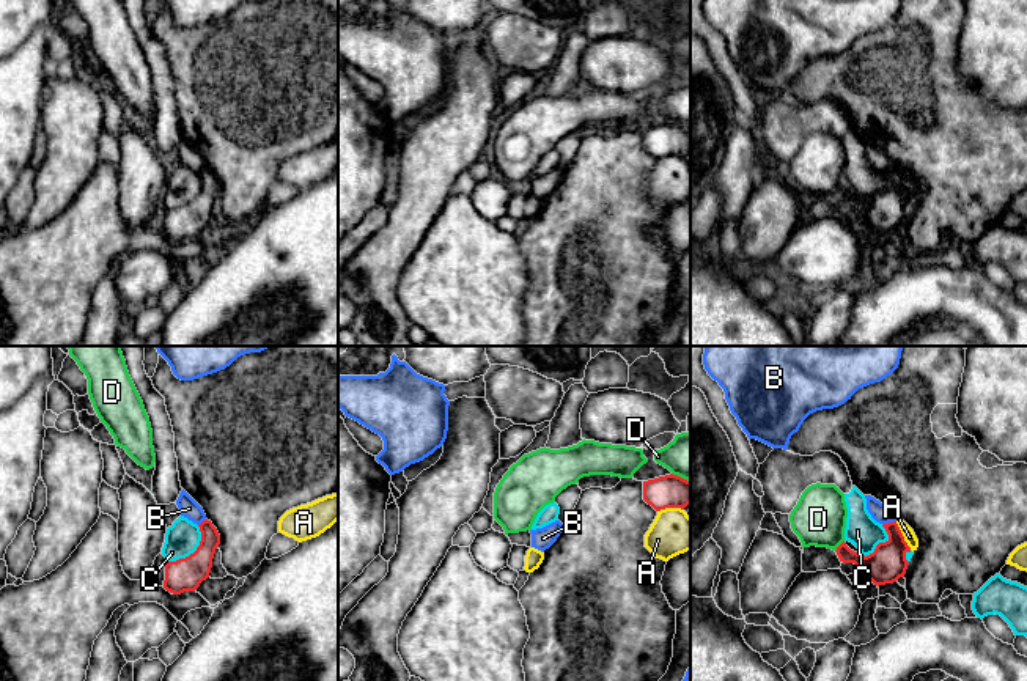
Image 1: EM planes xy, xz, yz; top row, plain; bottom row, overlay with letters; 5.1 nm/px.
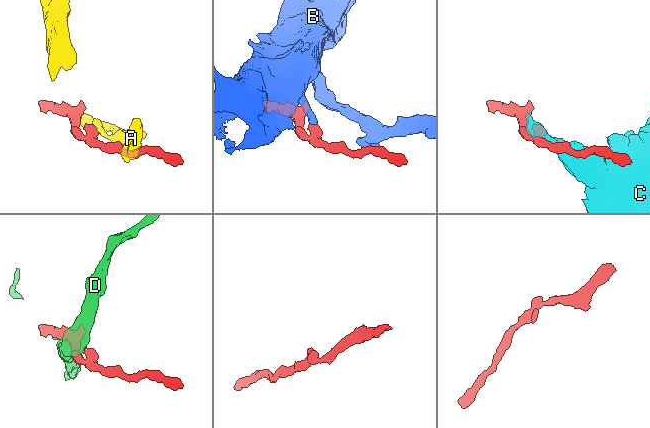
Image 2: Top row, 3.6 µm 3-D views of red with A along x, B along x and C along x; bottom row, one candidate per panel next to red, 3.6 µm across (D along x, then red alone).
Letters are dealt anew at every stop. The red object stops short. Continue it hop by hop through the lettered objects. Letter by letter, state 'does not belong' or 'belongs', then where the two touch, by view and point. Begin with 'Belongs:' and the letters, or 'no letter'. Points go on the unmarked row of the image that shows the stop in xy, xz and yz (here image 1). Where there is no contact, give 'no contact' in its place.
Belongs: no letter
A: does not belong; contact yz (901, 183)
B: does not belong; contact yz (889, 170)
C: does not belong; contact xy (194, 200)
D: does not belong; contact yz (839, 194)

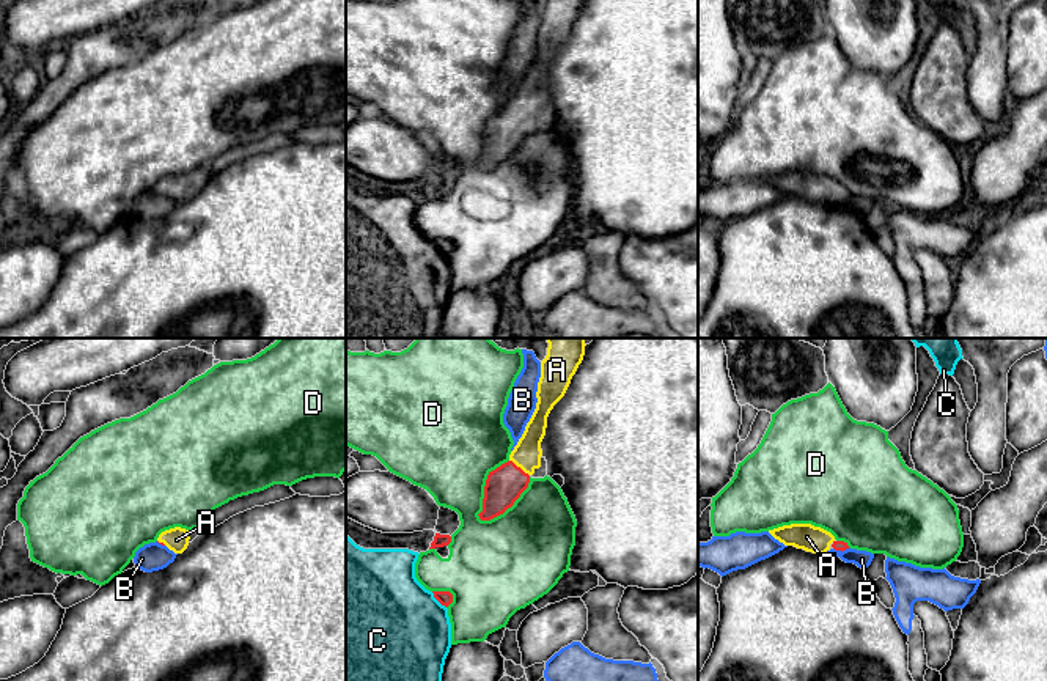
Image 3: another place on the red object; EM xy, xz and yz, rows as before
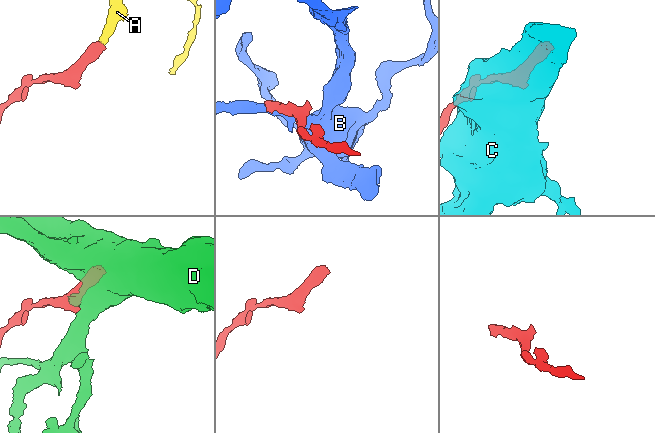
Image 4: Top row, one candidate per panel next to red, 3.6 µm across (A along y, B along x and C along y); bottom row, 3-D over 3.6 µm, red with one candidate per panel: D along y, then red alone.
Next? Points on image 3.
Belongs: A
A: belongs; contact xz (519, 115)
B: does not belong; contact yz (841, 198)
C: does not belong; contact xz (437, 247)
D: does not belong; contact xz (508, 154)

